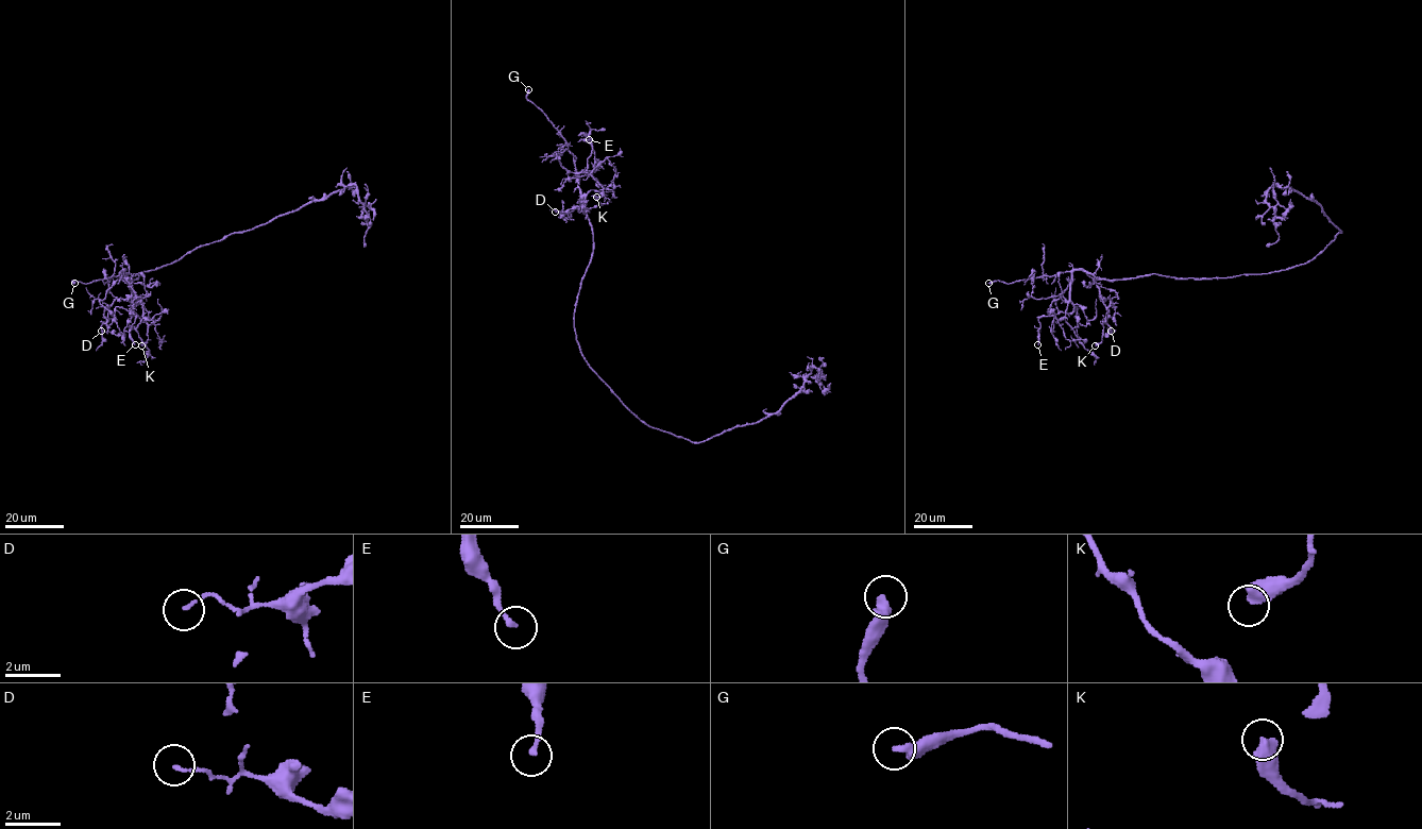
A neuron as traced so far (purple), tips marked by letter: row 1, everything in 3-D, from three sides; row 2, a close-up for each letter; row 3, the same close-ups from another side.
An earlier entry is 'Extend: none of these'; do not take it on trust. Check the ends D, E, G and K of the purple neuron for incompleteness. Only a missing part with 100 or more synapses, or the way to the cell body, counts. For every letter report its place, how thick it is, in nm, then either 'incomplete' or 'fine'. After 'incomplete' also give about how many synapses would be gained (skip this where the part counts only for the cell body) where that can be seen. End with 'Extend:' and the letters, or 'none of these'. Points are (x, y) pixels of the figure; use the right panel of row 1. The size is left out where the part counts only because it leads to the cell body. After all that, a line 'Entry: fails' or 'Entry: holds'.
D: place (1111, 331); calibre 110 nm; fine
E: place (1037, 344); calibre 190 nm; fine
G: place (988, 283); calibre 360 nm; incomplete
K: place (1095, 345); calibre 600 nm; fine
Extend: G
Entry: fails

